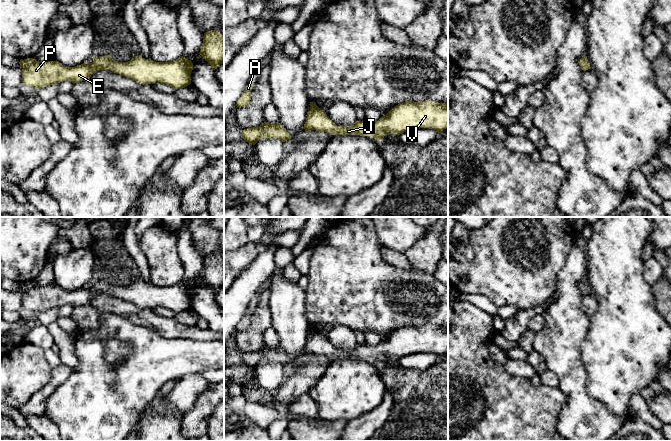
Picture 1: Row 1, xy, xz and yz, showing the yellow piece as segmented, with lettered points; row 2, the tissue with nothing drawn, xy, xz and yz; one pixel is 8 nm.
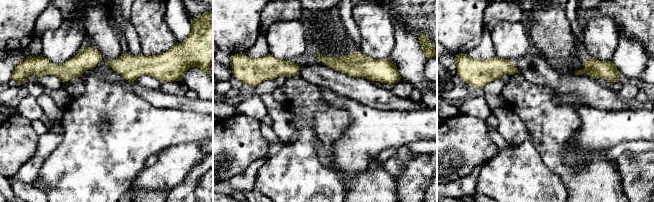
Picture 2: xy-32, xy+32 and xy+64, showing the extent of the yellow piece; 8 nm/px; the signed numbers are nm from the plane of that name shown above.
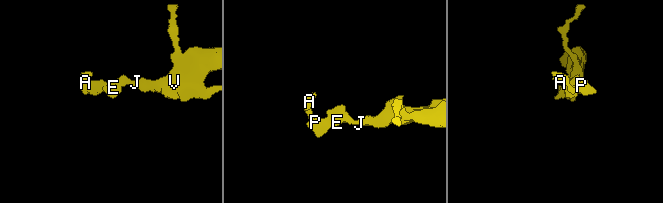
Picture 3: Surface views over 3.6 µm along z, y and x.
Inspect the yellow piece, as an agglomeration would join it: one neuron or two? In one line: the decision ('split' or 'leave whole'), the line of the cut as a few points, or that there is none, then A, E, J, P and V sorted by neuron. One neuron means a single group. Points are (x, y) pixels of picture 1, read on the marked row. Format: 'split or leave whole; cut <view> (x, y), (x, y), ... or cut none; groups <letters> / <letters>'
leave whole; cut none; groups A E J P V

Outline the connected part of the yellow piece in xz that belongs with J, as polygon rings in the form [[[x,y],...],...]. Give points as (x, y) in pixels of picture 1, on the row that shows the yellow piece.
[[[425,100],[422,102],[405,101],[396,105],[379,120],[357,121],[351,126],[337,126],[315,102],[310,102],[304,129],[306,132],[318,130],[333,135],[370,136],[382,141],[387,134],[400,135],[420,128],[442,132],[448,127],[448,103]]]

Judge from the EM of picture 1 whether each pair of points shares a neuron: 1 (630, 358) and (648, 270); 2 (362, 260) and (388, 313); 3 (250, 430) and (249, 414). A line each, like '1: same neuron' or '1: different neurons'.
1: different neurons
2: same neuron
3: different neurons

